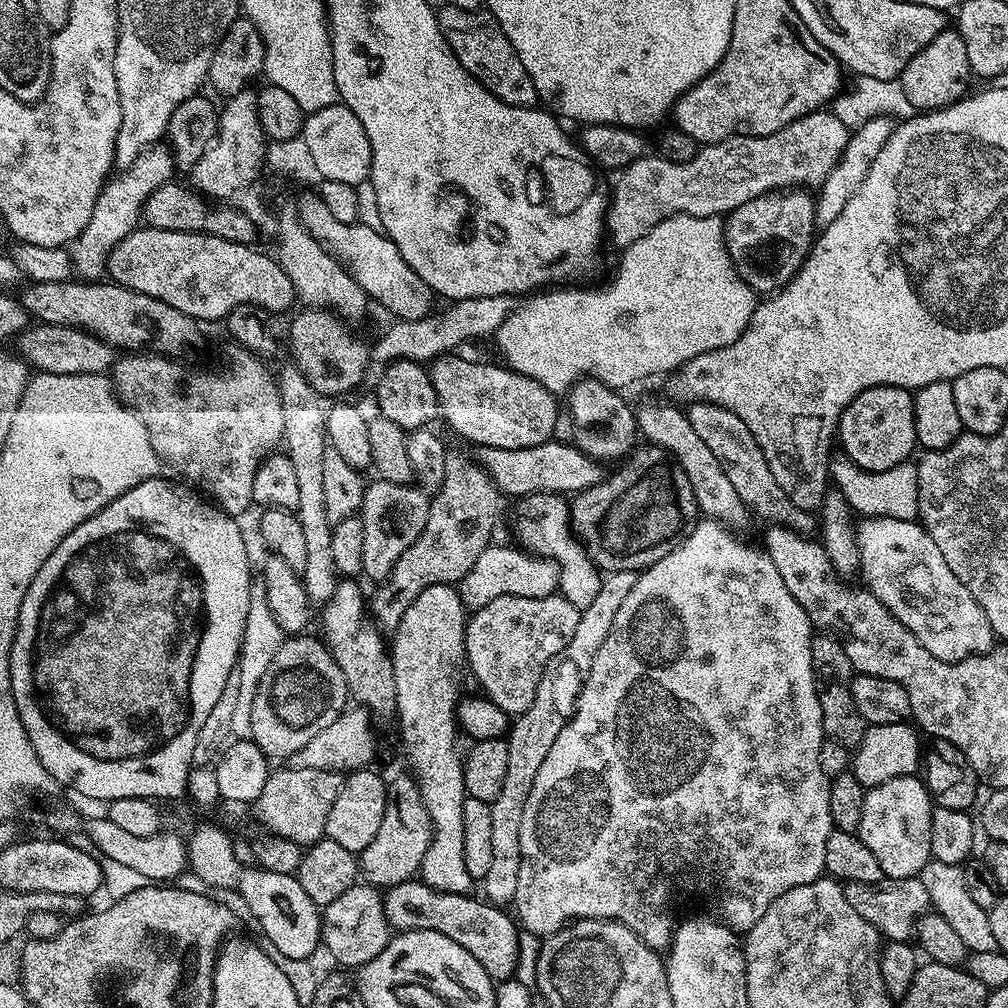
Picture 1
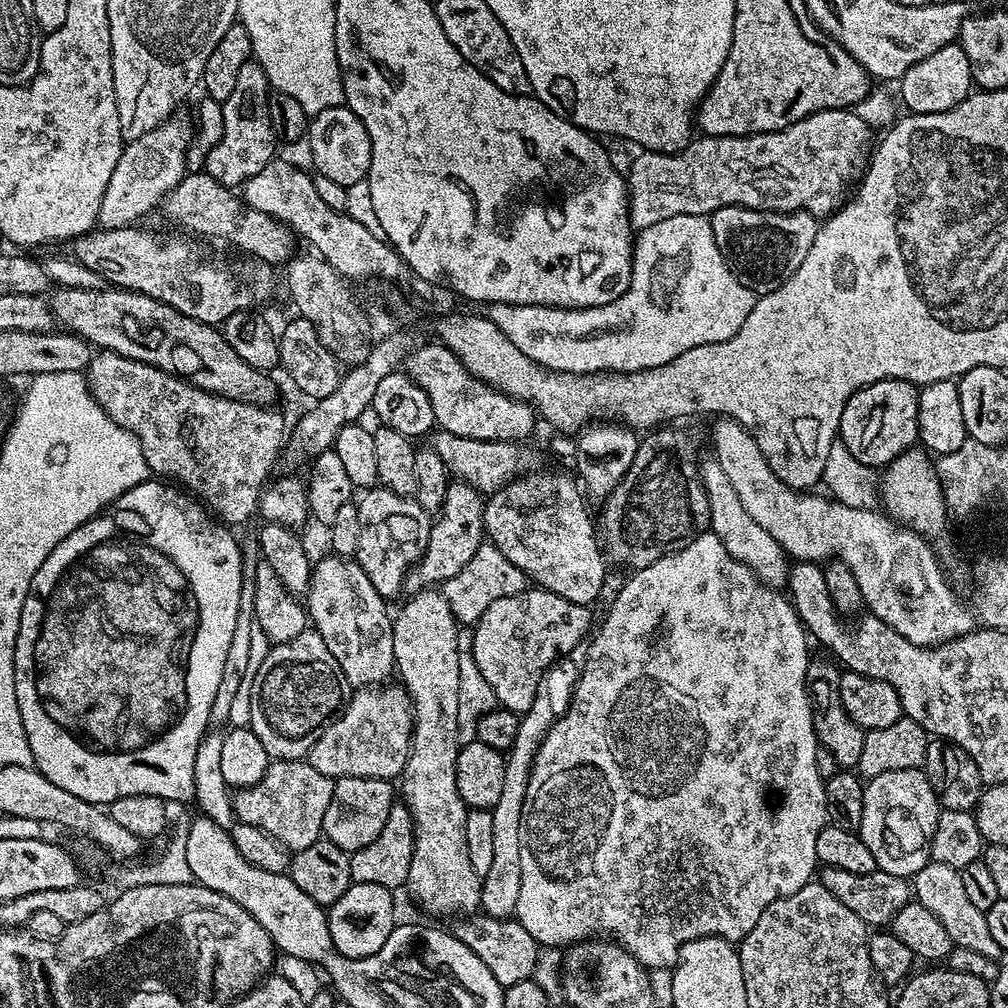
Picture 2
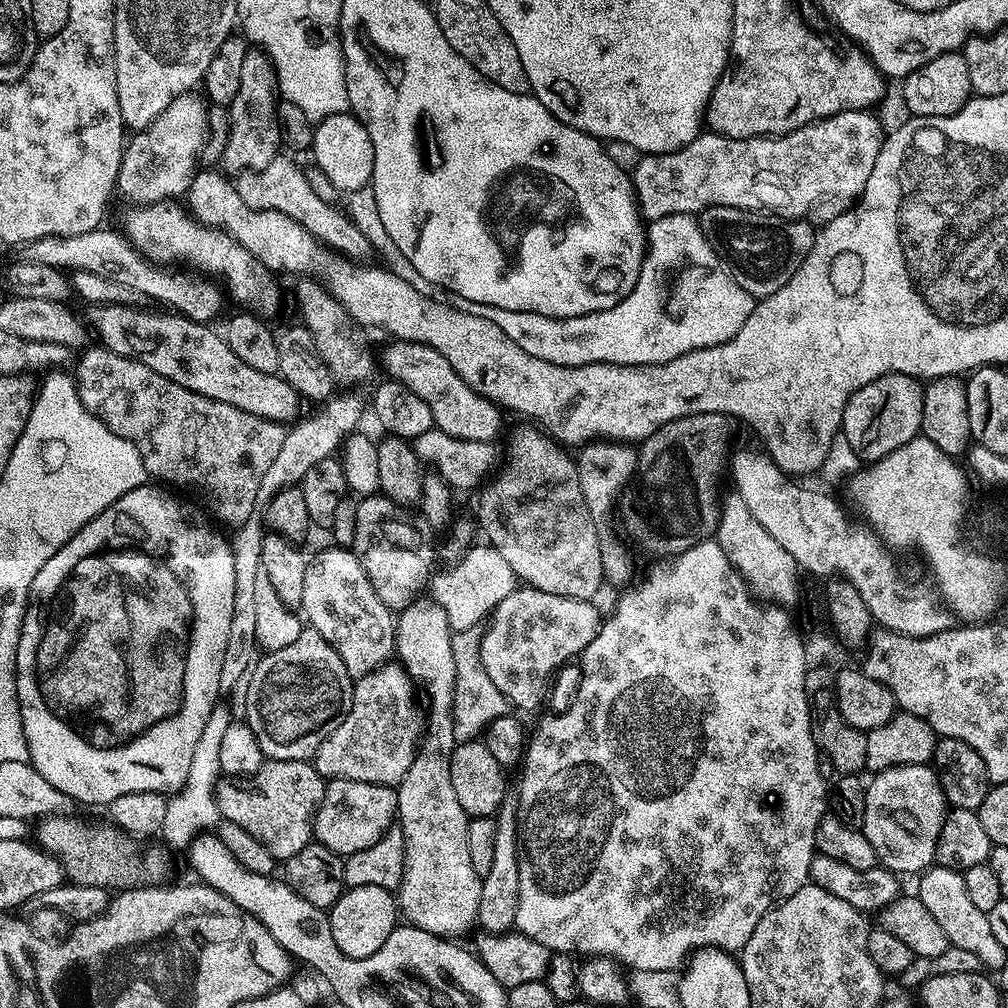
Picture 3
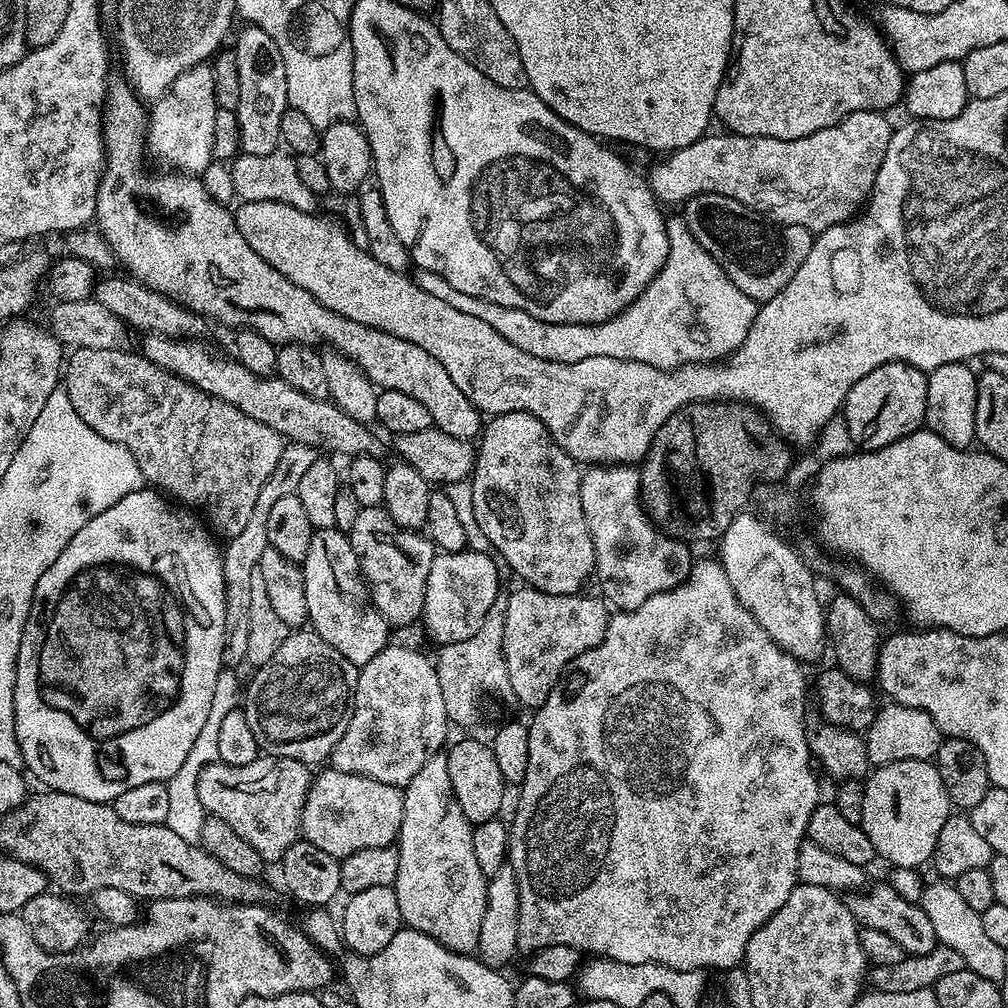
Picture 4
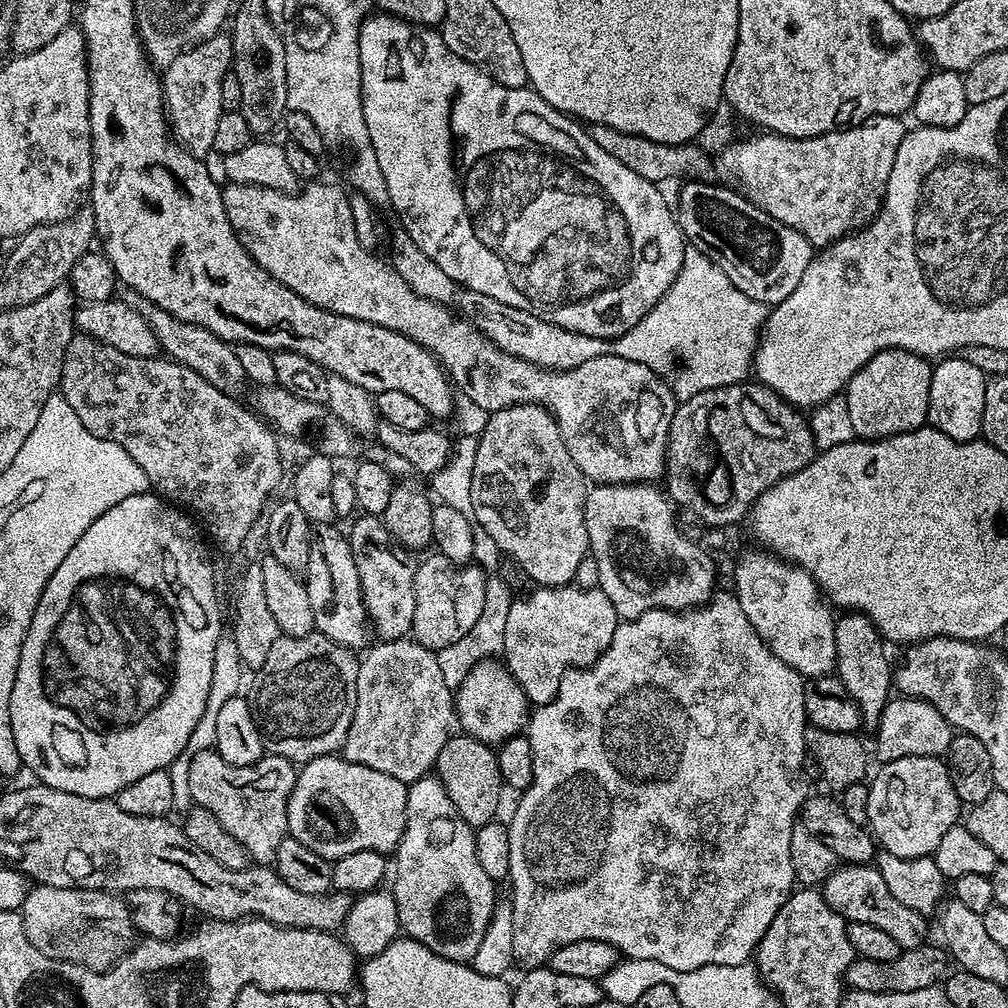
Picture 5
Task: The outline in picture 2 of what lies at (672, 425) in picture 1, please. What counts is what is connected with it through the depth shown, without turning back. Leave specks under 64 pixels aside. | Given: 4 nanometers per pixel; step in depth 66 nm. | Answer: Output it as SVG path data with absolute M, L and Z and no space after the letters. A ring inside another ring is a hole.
M708 458L708 461L698 468L698 480L708 495L708 519L710 521L710 531L715 534L726 546L733 558L742 562L754 573L761 582L770 588L777 590L783 589L788 582L788 569L790 567L789 557L784 549L750 518L750 513L742 507L738 494L734 491L734 486L730 486L730 478L726 478L726 473L722 466L714 458Z

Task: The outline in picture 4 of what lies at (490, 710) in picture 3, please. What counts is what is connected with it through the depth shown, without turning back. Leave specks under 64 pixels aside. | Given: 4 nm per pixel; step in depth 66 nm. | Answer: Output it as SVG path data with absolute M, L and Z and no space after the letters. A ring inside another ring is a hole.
M504 592L498 594L489 610L485 613L478 631L474 633L471 638L467 638L467 640L462 643L450 643L437 649L438 656L435 656L434 663L442 689L447 718L449 723L453 725L468 726L477 720L480 712L480 704L482 702L482 693L484 692L498 696L506 702L515 703L517 701L516 695L513 692L513 687L510 686L503 652L508 597L509 595Z

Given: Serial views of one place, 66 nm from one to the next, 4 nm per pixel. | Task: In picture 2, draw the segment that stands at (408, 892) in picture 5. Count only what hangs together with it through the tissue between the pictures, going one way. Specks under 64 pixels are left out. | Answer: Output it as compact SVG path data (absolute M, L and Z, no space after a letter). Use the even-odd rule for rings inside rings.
M423 590L409 595L406 600L408 601L401 606L400 613L395 613L392 622L395 671L398 676L400 672L399 683L408 692L413 718L411 752L403 775L398 780L399 791L400 788L404 791L402 803L410 810L416 835L406 892L430 915L456 918L461 914L475 913L479 909L481 883L481 876L474 874L474 866L470 866L470 854L466 850L466 818L470 809L462 802L456 781L456 759L461 745L458 738L457 697L458 658L462 651L460 628L455 614L451 612L450 603L440 590Z

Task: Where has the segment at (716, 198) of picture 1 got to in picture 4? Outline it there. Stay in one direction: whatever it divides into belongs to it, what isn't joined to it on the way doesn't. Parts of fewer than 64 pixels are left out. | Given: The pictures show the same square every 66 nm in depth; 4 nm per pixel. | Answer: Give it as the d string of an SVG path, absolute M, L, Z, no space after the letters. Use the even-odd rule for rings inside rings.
M852 112L843 122L830 126L826 130L818 130L806 138L797 140L779 140L778 138L766 138L765 136L738 136L735 134L723 134L724 136L712 136L705 134L700 139L695 140L690 146L678 149L677 152L667 153L663 157L661 164L656 164L652 168L652 173L647 173L648 188L652 195L656 197L661 205L676 204L683 205L684 201L694 198L703 192L710 194L722 194L726 198L734 198L742 202L747 208L753 208L761 216L778 224L797 224L802 226L806 231L813 234L825 232L830 226L835 224L844 224L847 220L853 219L867 205L871 195L874 182L878 178L878 170L884 161L884 152L888 148L888 143L892 137L893 125L888 125L887 115L884 112Z

